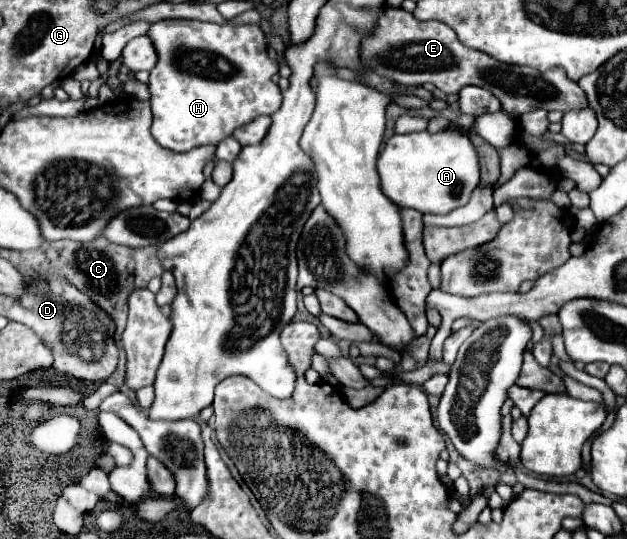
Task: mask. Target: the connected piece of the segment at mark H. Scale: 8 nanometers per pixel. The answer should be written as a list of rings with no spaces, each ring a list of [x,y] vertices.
[[[169,19],[153,23],[147,35],[159,55],[149,79],[153,111],[151,135],[159,145],[179,153],[199,145],[217,145],[257,115],[271,115],[281,107],[281,89],[271,81],[271,77],[279,71],[279,65],[269,57],[267,39],[259,25],[217,25],[205,21]]]

